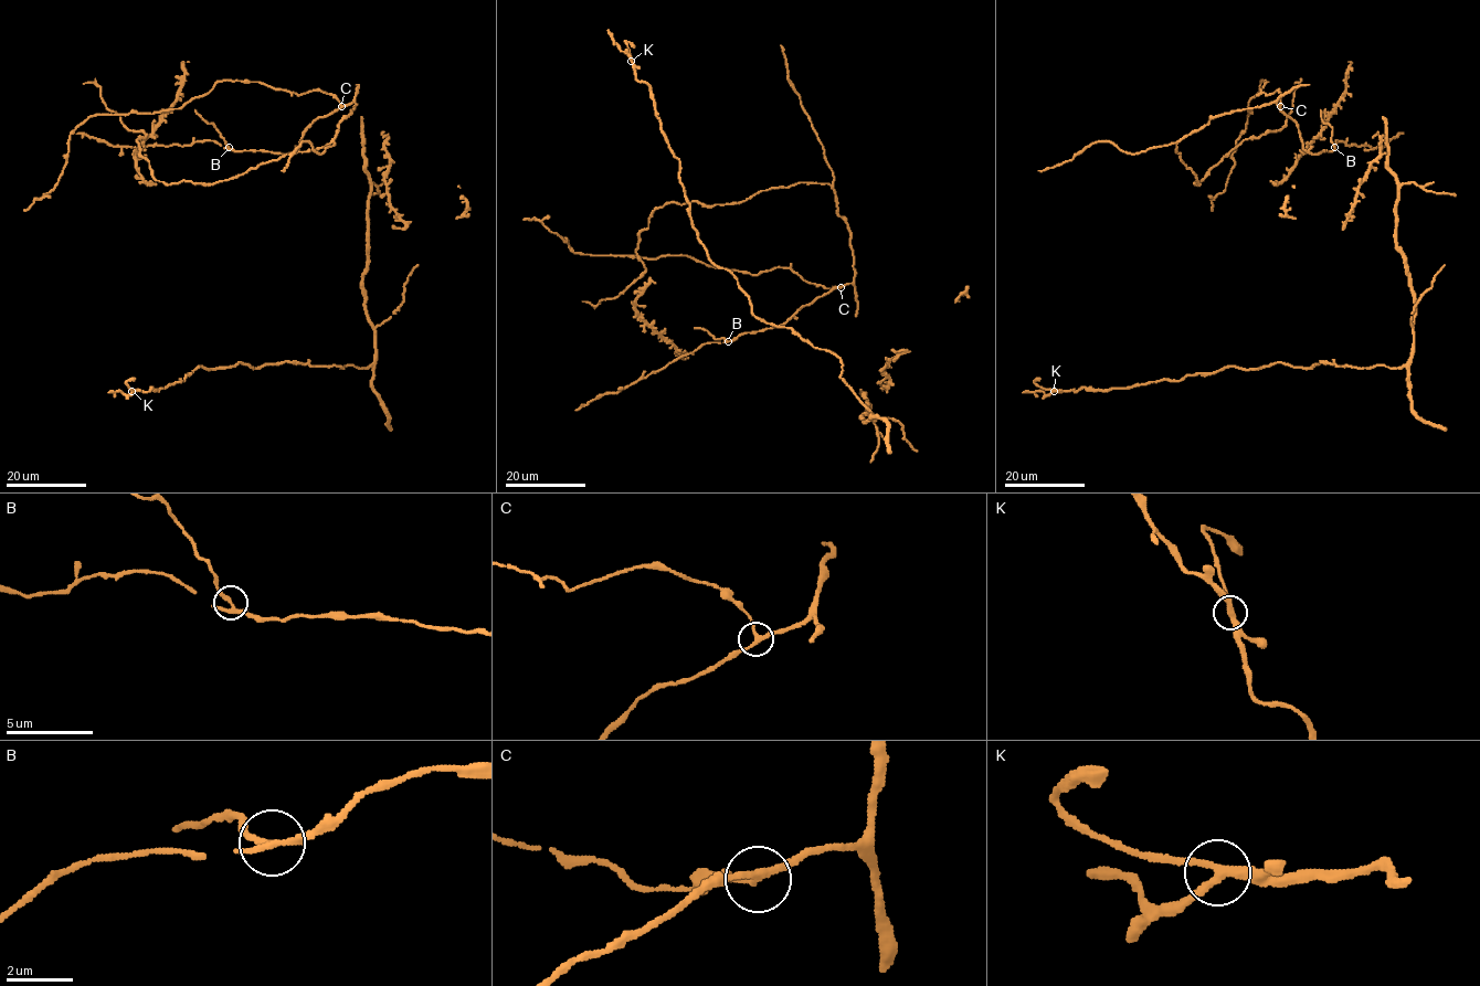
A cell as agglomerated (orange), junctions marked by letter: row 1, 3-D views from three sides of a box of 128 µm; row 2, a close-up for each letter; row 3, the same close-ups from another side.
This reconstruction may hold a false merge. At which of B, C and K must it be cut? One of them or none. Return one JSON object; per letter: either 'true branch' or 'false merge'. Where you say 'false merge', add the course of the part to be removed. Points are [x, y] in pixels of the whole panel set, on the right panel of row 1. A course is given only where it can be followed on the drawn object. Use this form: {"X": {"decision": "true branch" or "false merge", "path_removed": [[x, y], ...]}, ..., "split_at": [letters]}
{"B": {"decision": "false merge", "path_removed": [[1334, 148], [1332, 128], [1322, 120], [1320, 109]]}, "C": {"decision": "true branch"}, "K": {"decision": "true branch"}, "split_at": ["B"]}

